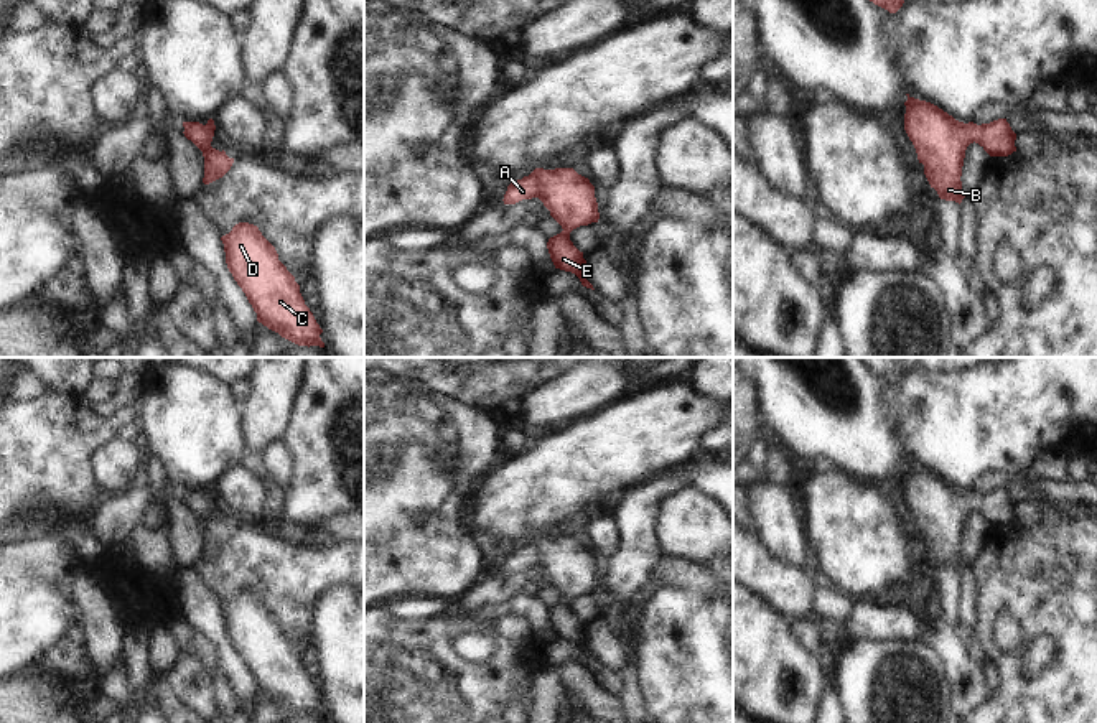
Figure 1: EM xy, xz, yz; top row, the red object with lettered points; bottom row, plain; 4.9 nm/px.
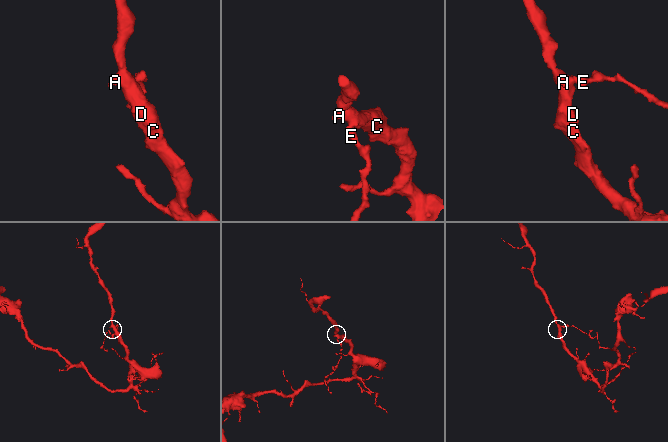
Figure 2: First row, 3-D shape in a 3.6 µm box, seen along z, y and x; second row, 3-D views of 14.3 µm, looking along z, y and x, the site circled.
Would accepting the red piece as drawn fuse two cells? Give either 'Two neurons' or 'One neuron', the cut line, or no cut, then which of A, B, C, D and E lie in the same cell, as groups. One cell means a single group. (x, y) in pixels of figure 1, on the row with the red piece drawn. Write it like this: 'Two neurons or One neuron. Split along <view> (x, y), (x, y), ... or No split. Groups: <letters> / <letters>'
One neuron. No split. Groups: A B C D E.

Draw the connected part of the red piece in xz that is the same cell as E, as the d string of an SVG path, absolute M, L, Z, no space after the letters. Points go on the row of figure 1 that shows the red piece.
M535 168L529 176L511 183L502 201L516 204L532 198L539 198L563 229L547 242L555 268L575 273L583 287L595 290L586 280L583 252L570 240L573 229L600 219L595 186L573 168Z

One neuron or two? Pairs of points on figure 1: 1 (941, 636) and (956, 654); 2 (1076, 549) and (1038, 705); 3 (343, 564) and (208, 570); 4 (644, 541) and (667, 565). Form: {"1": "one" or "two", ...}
{"1": "one", "2": "one", "3": "one", "4": "two"}

